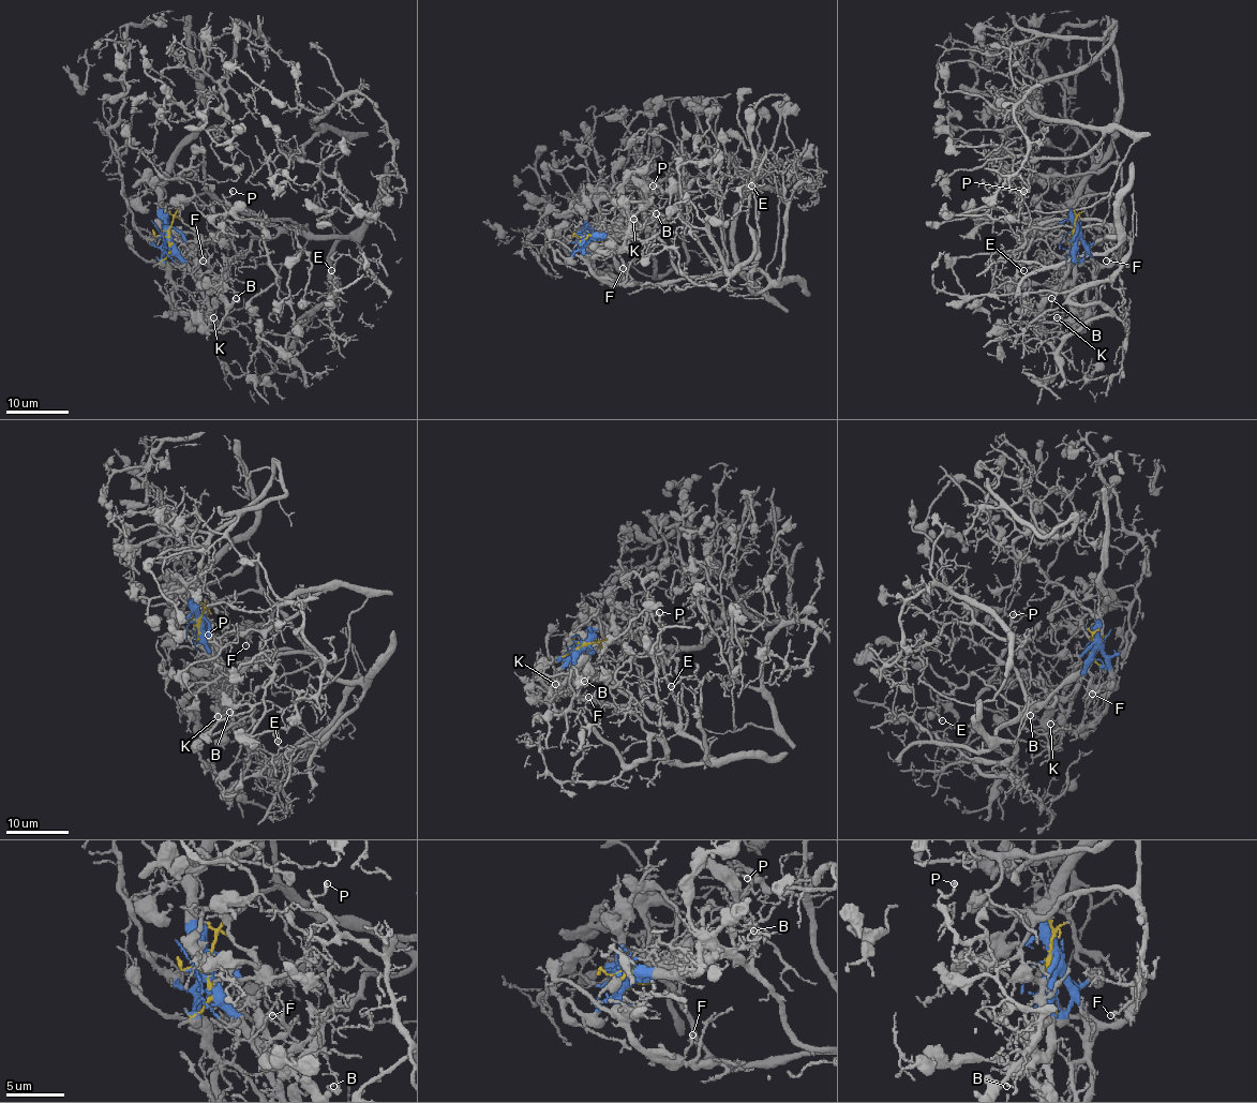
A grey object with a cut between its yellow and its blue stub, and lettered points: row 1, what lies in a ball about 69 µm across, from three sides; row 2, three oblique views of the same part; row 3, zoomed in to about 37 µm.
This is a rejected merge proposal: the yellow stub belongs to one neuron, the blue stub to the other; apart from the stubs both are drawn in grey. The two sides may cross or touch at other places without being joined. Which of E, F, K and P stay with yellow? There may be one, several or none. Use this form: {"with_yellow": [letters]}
{"with_yellow": ["E", "P"]}

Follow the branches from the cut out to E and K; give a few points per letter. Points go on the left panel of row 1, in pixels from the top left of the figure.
E: (169, 237), (171, 217), (192, 196), (211, 193), (281, 227), (348, 235), (367, 266), (343, 254), (331, 271)
K: (169, 237), (169, 247), (195, 281), (209, 317), (218, 326), (219, 323), (212, 317)

